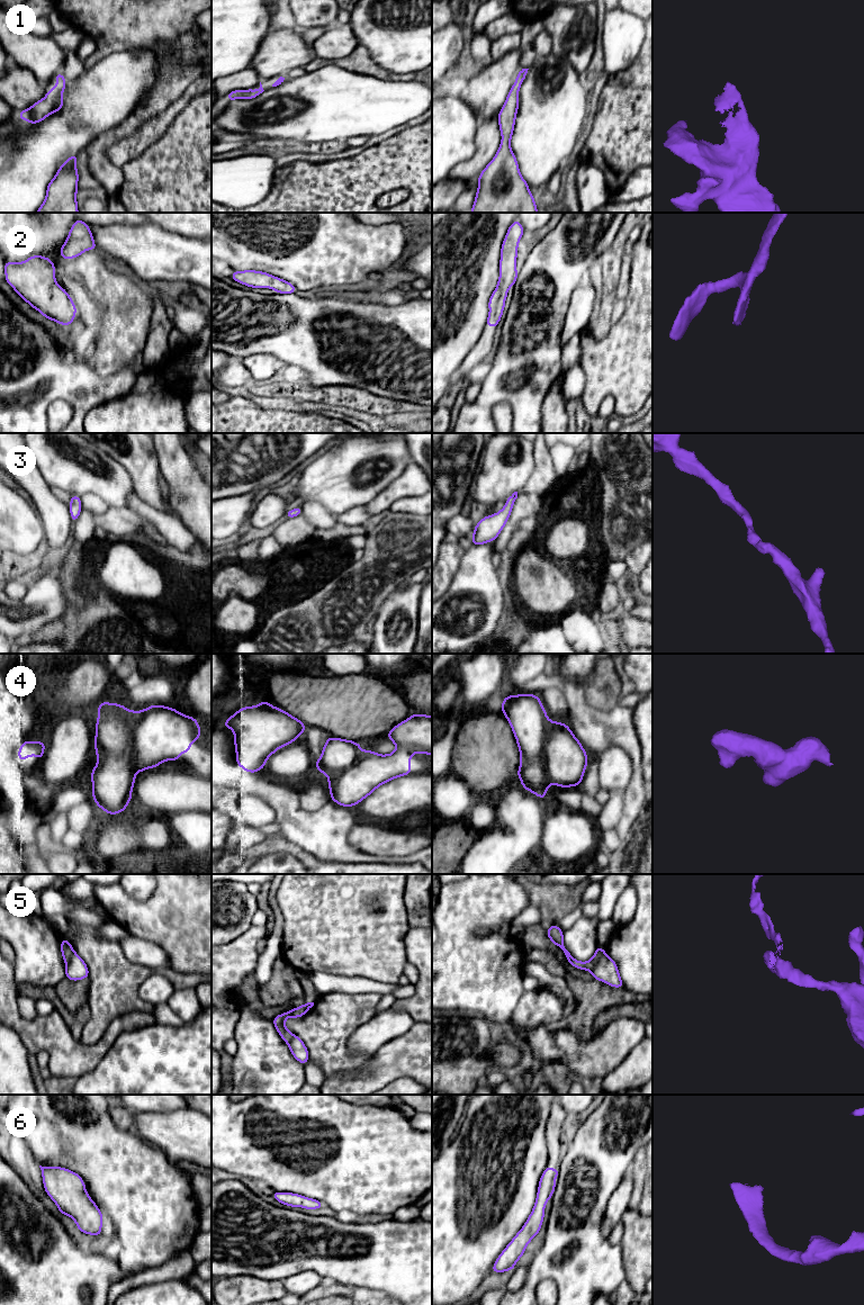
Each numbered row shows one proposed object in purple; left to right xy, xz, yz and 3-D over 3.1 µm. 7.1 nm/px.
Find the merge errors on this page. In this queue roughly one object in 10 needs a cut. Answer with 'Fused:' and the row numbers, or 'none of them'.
Fused: 5

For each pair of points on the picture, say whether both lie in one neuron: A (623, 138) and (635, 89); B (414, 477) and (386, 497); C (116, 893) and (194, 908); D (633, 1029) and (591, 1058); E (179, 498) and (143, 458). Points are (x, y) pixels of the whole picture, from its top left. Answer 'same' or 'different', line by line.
A: same
B: same
C: same
D: same
E: different

